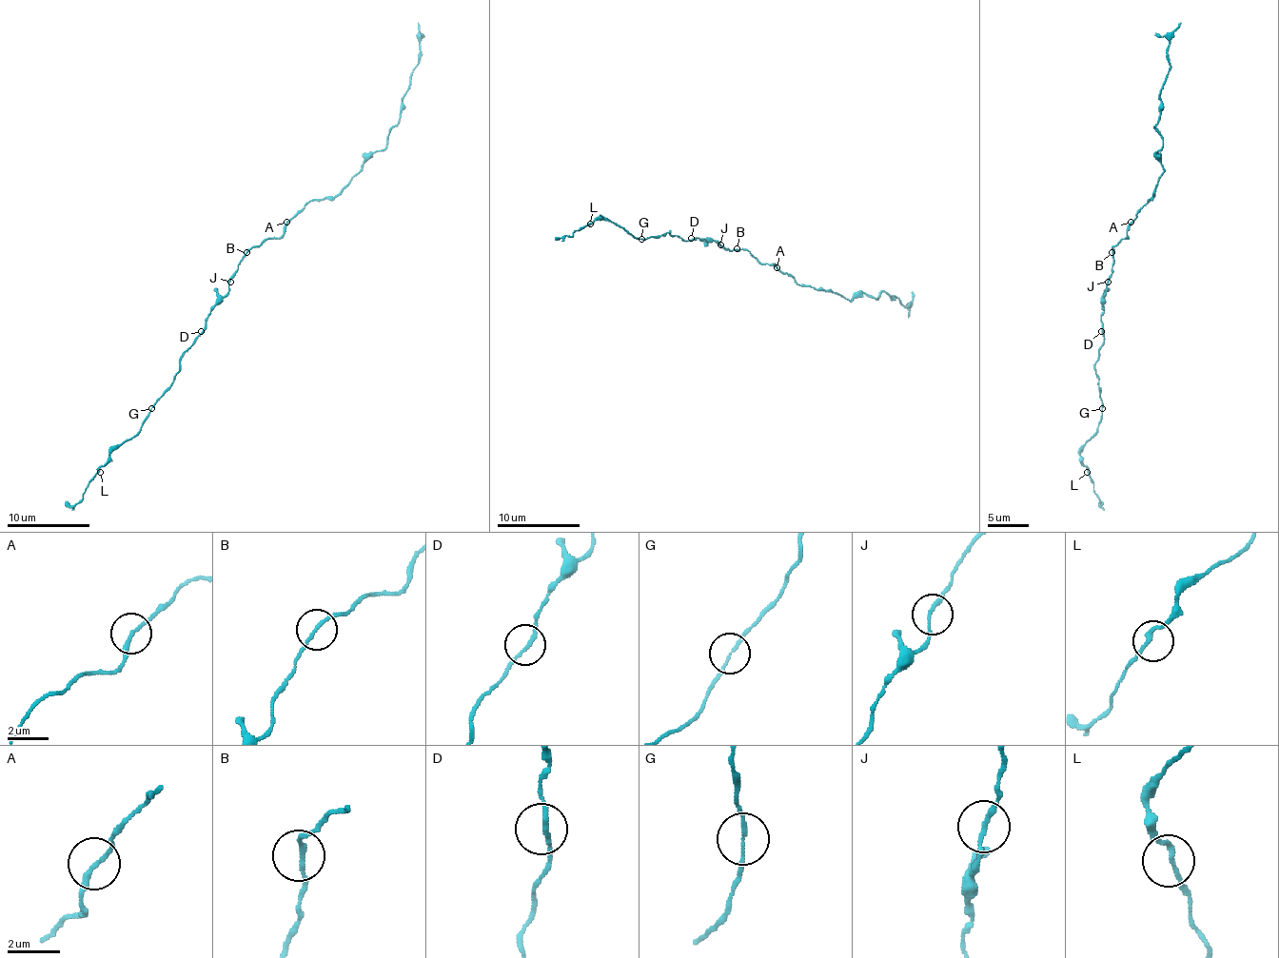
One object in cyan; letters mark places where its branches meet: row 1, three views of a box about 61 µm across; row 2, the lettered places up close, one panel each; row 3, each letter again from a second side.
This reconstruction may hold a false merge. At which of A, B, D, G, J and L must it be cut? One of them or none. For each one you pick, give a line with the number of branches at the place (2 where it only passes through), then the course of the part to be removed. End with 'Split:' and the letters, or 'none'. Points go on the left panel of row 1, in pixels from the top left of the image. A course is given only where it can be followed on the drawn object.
Split: none

